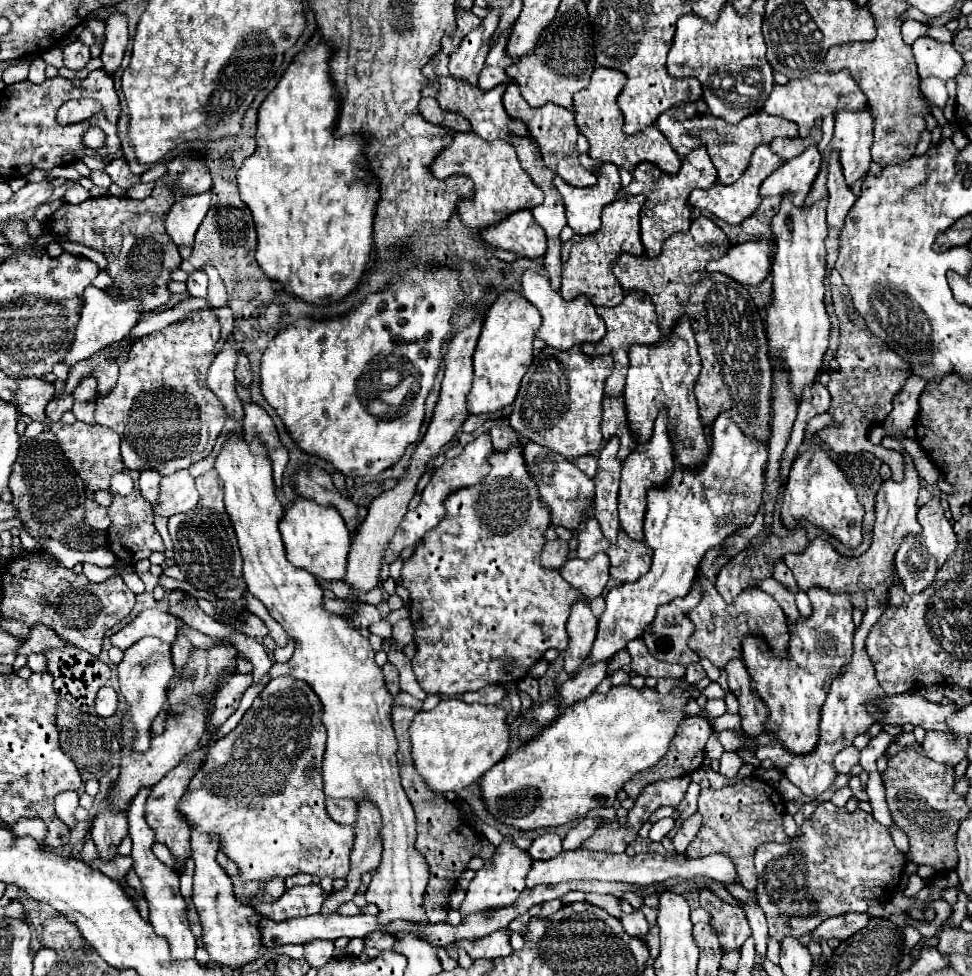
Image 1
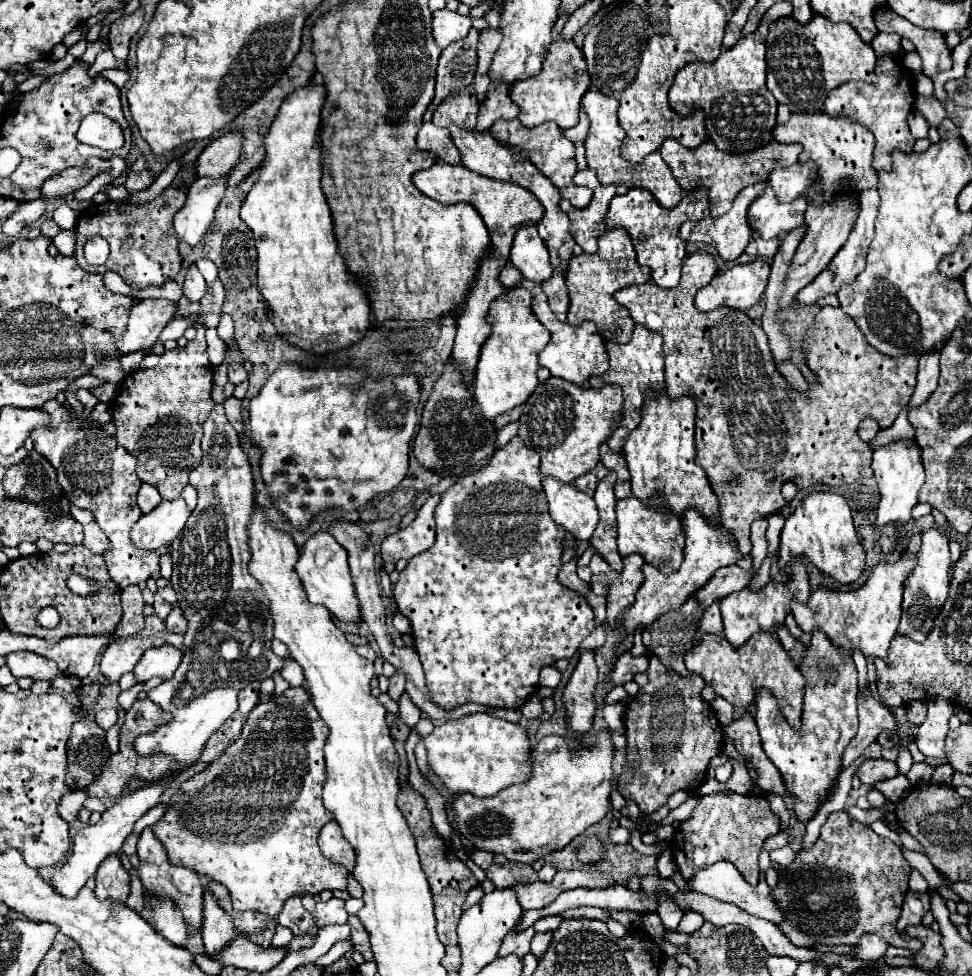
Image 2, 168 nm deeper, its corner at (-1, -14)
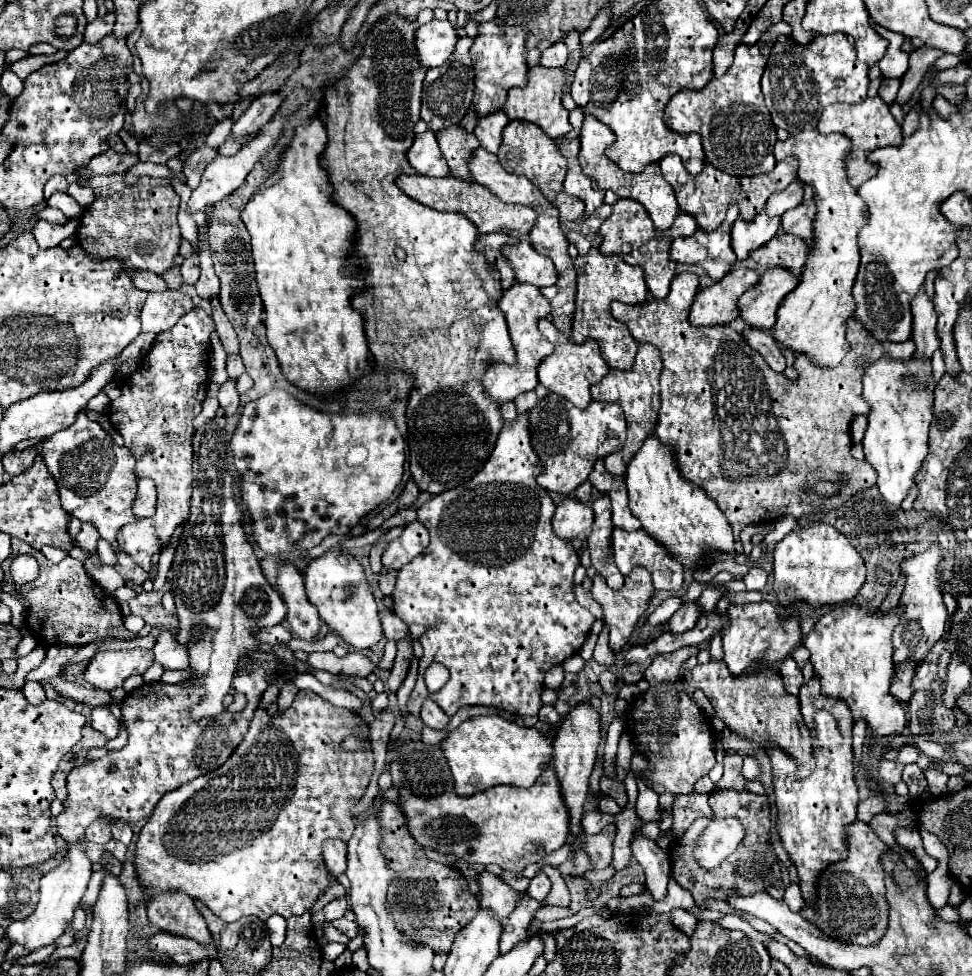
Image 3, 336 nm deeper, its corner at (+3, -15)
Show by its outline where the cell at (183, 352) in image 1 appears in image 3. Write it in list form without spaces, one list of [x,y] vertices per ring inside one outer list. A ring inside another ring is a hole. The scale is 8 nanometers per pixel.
[[[201,307],[191,309],[187,315],[171,327],[171,331],[163,331],[157,335],[153,341],[151,349],[143,355],[141,365],[137,371],[123,381],[121,395],[111,401],[109,405],[109,419],[117,427],[117,431],[125,439],[125,447],[133,453],[135,457],[135,475],[137,477],[149,477],[157,485],[157,513],[153,517],[155,531],[161,541],[161,549],[169,545],[169,539],[175,531],[175,527],[187,519],[189,515],[189,499],[191,499],[191,487],[193,487],[193,419],[201,413],[201,403],[207,395],[207,385],[209,385],[209,335],[215,329],[211,315],[207,315]]]

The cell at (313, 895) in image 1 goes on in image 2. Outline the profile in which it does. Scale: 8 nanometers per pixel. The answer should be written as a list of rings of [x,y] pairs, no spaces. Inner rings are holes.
[[[331,898],[327,902],[323,902],[323,900],[317,902],[313,918],[315,918],[315,924],[319,928],[323,928],[327,924],[345,924],[347,918],[349,918],[349,914],[345,910],[345,902],[343,900]]]

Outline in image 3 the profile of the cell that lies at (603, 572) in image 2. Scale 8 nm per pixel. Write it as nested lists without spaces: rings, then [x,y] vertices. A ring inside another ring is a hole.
[[[635,567],[635,571],[625,579],[623,589],[619,589],[619,591],[607,587],[605,579],[603,579],[601,575],[597,575],[597,577],[593,579],[591,593],[593,593],[593,597],[601,603],[603,611],[605,611],[605,619],[607,619],[607,623],[609,623],[609,627],[611,627],[611,631],[609,631],[609,647],[611,647],[615,653],[619,653],[619,651],[629,643],[631,633],[633,633],[633,629],[635,629],[635,623],[645,615],[645,611],[647,611],[647,607],[649,607],[649,601],[651,601],[651,597],[655,595],[655,589],[653,589],[653,585],[651,585],[651,575],[649,575],[649,571],[643,569],[643,567]]]

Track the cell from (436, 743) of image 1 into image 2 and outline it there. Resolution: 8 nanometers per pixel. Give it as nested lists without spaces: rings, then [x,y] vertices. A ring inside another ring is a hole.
[[[471,714],[459,720],[447,720],[423,738],[429,768],[449,790],[449,794],[469,792],[475,796],[495,796],[499,790],[525,782],[529,776],[529,738],[519,724],[489,716]]]

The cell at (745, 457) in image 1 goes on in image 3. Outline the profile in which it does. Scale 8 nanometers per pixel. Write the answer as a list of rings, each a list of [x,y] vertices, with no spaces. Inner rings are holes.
[[[753,567],[749,569],[749,573],[743,577],[745,585],[749,591],[761,591],[765,587],[765,581],[767,581],[767,573],[761,569],[761,567]]]

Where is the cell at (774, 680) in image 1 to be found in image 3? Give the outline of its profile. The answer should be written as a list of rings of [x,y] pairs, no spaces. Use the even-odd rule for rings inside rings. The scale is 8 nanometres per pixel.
[[[809,679],[799,693],[801,713],[805,725],[815,733],[819,749],[815,749],[817,769],[807,779],[795,777],[795,761],[779,749],[767,749],[773,767],[775,805],[777,805],[777,833],[783,849],[799,873],[799,887],[807,905],[817,903],[817,877],[831,863],[847,859],[847,827],[857,819],[857,785],[855,763],[851,749],[853,717],[843,701],[821,695],[819,679]]]

